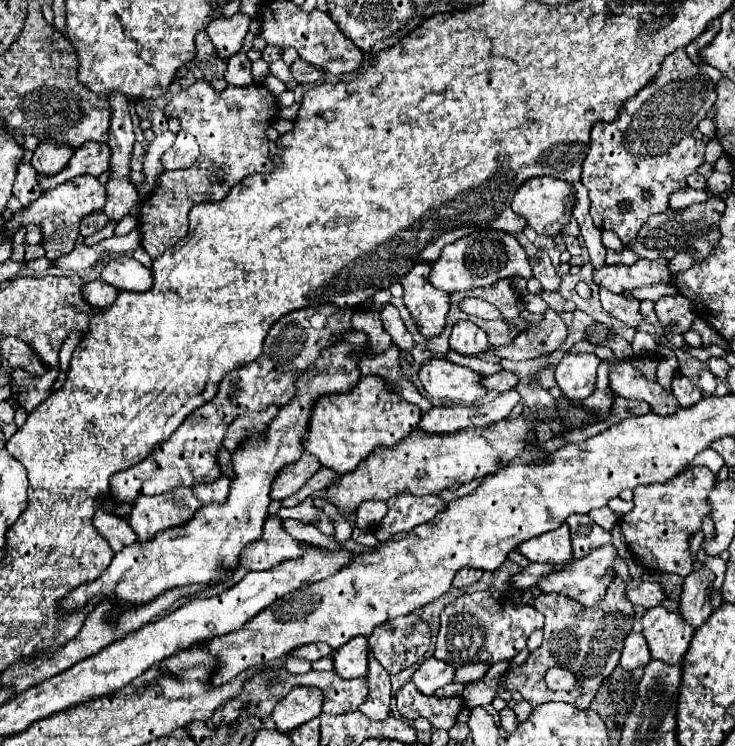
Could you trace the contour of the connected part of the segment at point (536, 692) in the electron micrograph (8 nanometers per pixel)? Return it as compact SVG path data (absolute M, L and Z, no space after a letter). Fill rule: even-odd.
M615 577L611 587L607 589L607 595L593 607L583 607L581 603L569 599L567 595L559 595L559 593L539 595L535 599L533 607L545 615L543 643L537 651L533 651L527 657L527 661L521 667L515 667L507 675L501 677L501 687L509 689L509 691L519 691L523 695L523 699L531 701L533 707L539 703L545 703L545 701L565 701L579 709L587 709L589 703L593 701L601 681L617 667L619 655L623 649L623 641L631 633L631 627L633 627L635 613L633 613L633 605L625 597L623 581L619 577ZM549 667L565 667L565 669L573 671L579 677L581 687L575 691L569 691L569 693L563 691L561 699L557 699L557 693L549 691L543 681L545 671Z

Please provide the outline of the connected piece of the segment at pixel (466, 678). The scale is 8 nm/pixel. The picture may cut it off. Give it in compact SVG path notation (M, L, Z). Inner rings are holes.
M462 665L455 671L455 679L453 683L461 683L467 685L475 679L481 679L487 673L487 667L479 667L479 665Z

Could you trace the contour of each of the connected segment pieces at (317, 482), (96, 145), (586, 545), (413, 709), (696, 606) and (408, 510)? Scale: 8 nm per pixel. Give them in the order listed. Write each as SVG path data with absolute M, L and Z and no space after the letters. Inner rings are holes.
M321 467L321 469L319 469L319 471L317 471L309 481L307 481L307 485L305 485L301 491L297 491L293 497L283 499L281 505L283 505L283 507L293 507L293 505L301 503L305 497L315 495L315 489L325 489L325 487L329 487L331 483L335 483L339 477L341 477L339 473L333 473L331 469Z
M99 141L85 143L83 147L79 147L79 151L73 153L67 167L59 175L53 175L53 179L47 179L43 175L39 177L41 189L47 191L51 187L57 187L59 183L65 183L67 179L73 179L85 173L99 177L103 171L107 171L109 159L111 159L111 149L107 147L107 143L99 143Z
M569 515L567 525L571 529L571 543L573 543L571 561L587 557L593 549L609 545L613 539L605 529L601 529L597 523L593 523L591 517L587 517L587 515Z
M409 681L397 691L397 711L405 721L415 721L419 717L427 719L435 729L451 729L457 723L457 715L463 709L461 697L427 697L417 691Z
M703 567L699 571L693 571L685 577L683 591L681 591L681 609L679 615L683 615L695 629L703 625L703 621L711 615L711 589L713 589L715 575L711 569Z
M409 491L397 493L387 501L389 513L385 515L385 519L377 525L375 537L379 541L389 541L393 535L403 533L403 531L411 531L415 525L419 523L427 523L431 521L437 513L447 509L447 501L443 501L437 493L425 495L425 497L417 497L411 495Z

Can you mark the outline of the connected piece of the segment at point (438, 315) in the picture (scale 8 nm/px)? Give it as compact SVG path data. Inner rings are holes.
M417 263L403 279L405 305L411 311L419 331L425 337L435 337L445 327L445 315L451 305L451 293L437 291L429 283L431 263Z

